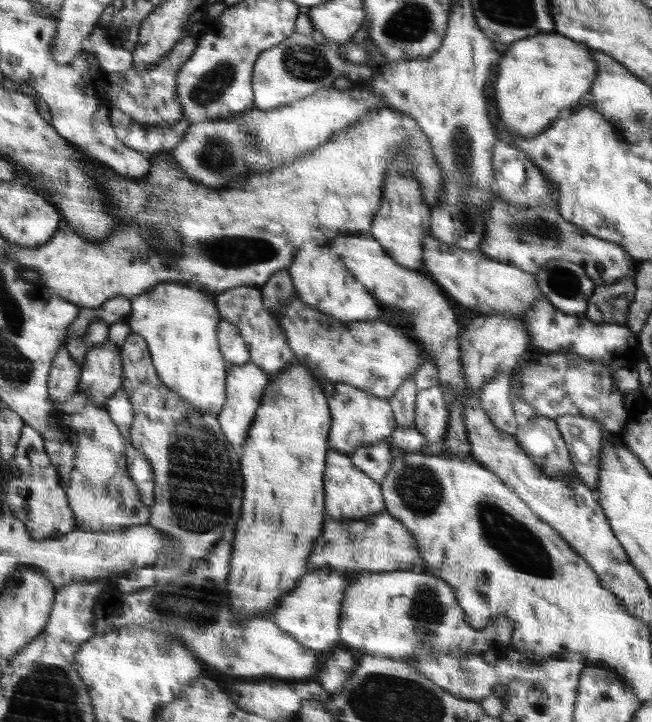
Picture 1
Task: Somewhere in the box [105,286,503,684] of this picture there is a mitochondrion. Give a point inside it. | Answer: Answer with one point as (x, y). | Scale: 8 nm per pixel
(203, 484)

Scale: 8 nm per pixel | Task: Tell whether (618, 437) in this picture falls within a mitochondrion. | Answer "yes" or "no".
no

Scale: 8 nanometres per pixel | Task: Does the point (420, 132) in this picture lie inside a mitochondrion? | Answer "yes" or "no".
no

